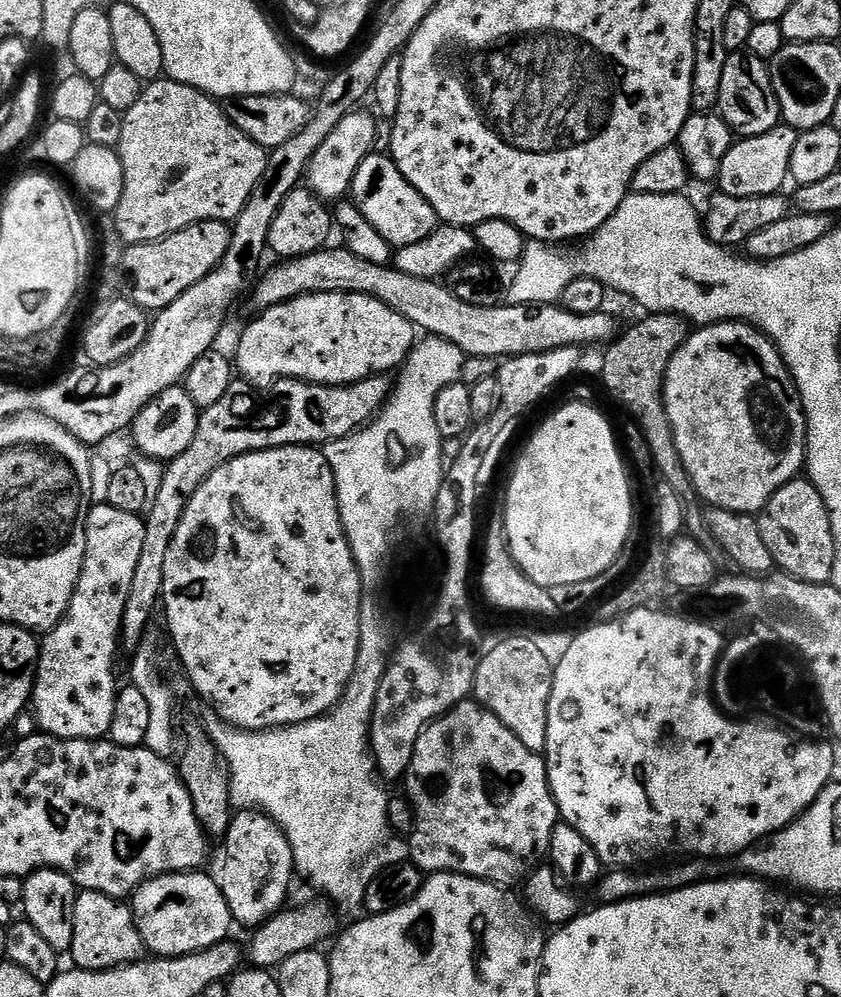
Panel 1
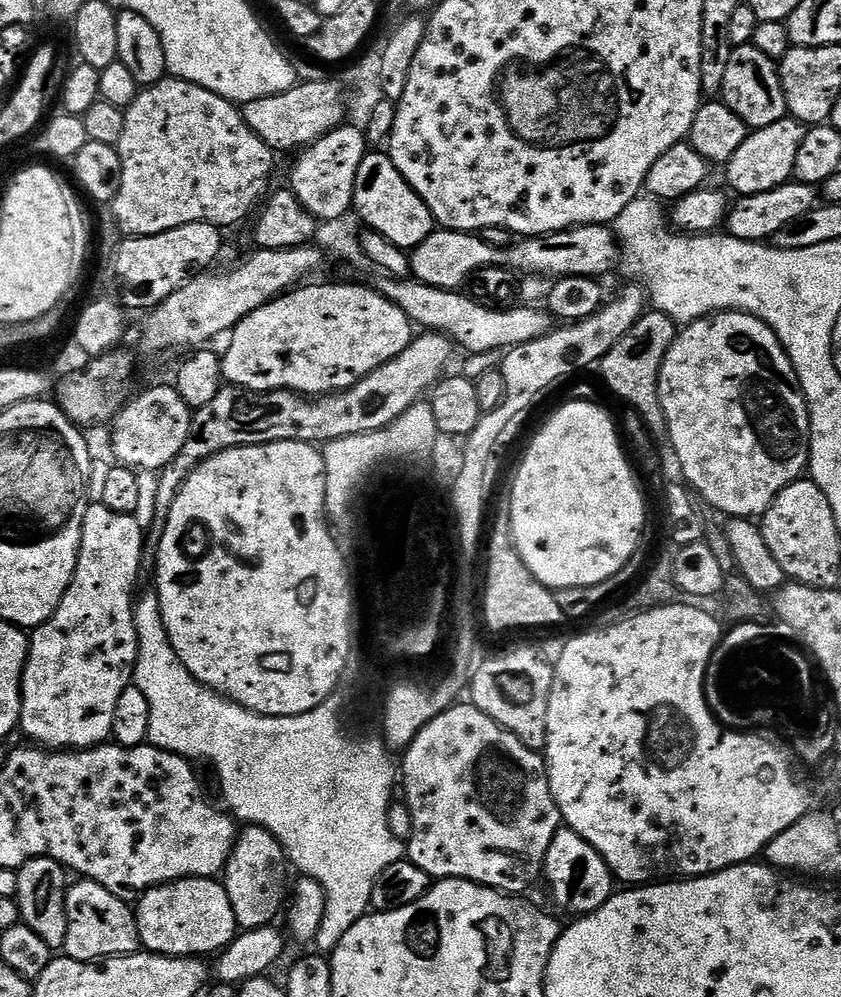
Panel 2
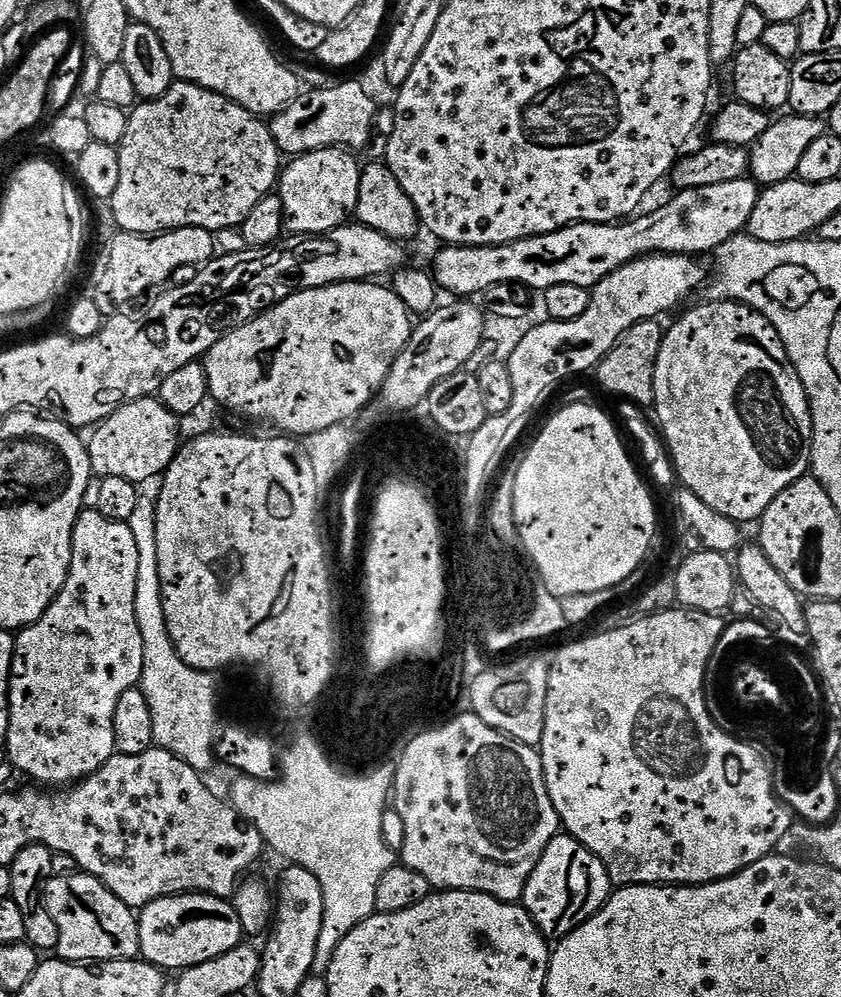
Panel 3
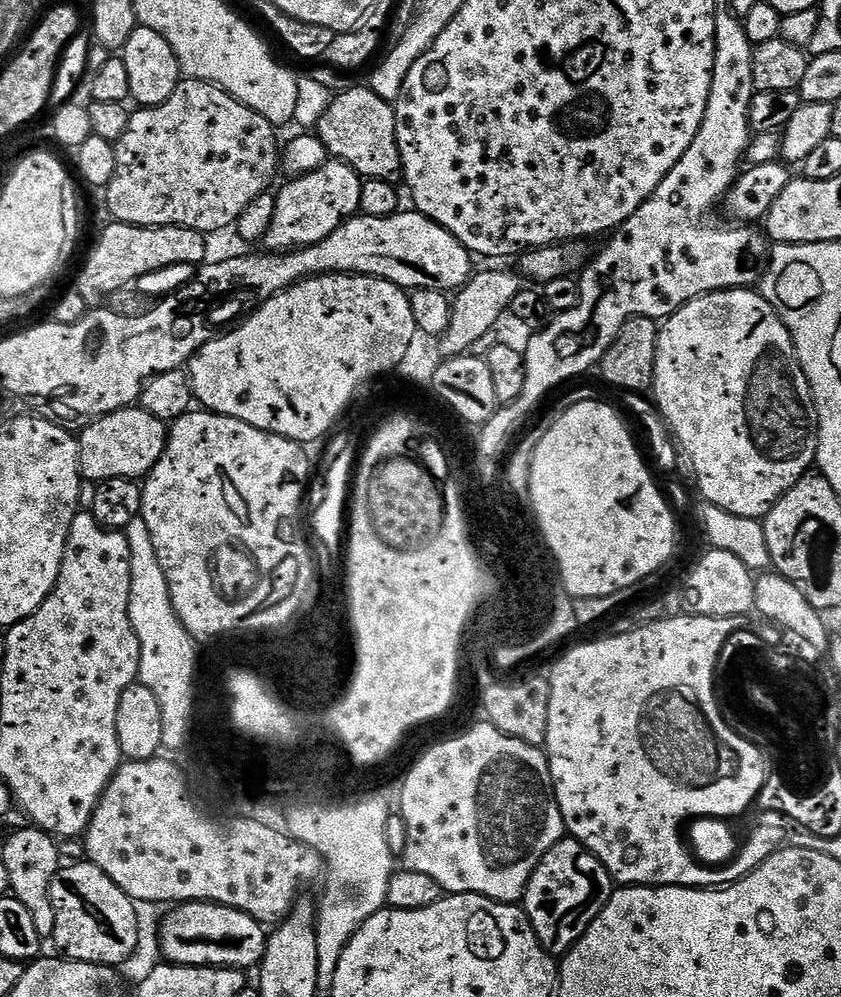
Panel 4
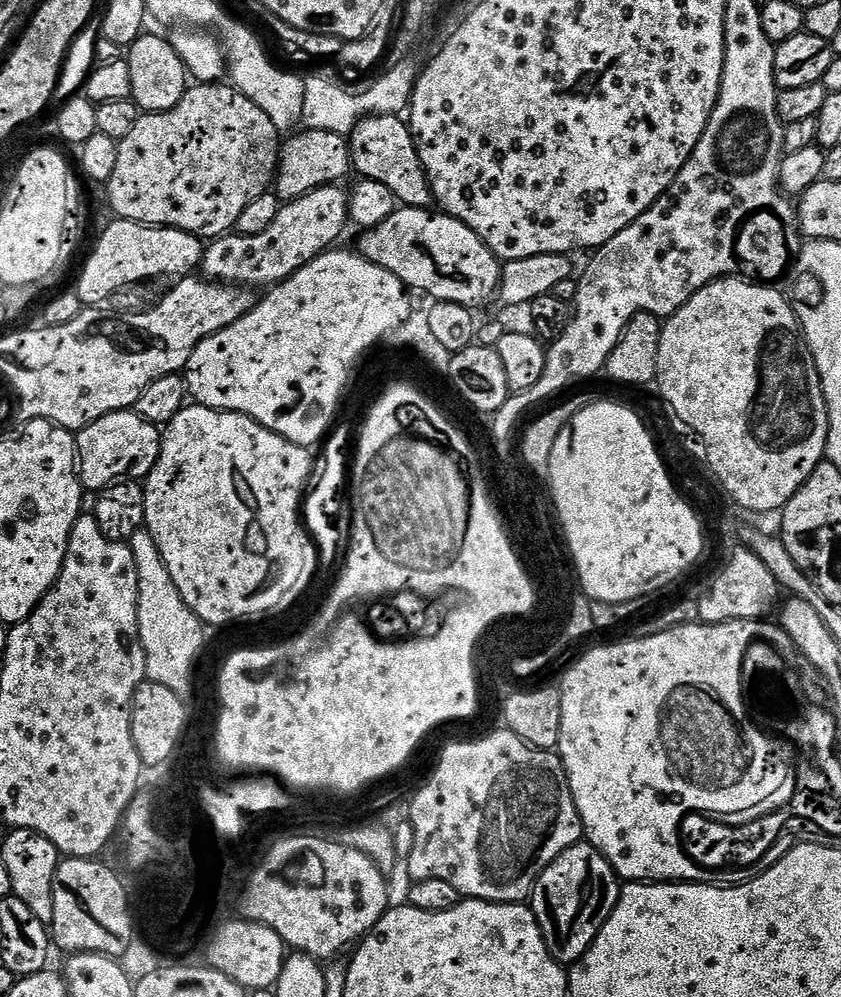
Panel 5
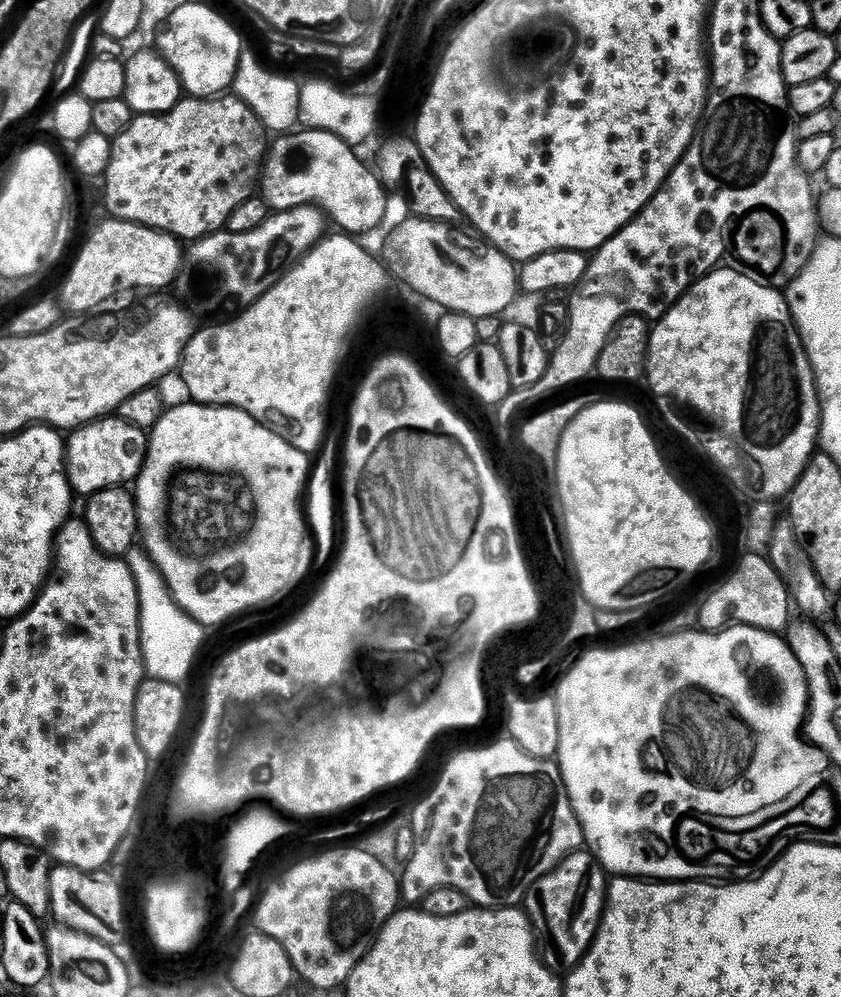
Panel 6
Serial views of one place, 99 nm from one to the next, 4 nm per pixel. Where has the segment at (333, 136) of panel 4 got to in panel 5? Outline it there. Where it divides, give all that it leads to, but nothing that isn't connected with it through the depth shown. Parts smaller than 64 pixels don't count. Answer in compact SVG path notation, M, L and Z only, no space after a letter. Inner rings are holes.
M369 116L354 127L350 136L351 167L365 180L381 182L403 207L431 205L431 188L417 156L409 125L399 116Z

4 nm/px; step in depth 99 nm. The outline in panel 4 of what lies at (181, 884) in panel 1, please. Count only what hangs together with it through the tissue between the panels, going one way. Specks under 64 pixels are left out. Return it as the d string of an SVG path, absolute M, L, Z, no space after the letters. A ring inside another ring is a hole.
M184 902L172 910L160 924L160 948L167 963L185 964L188 968L249 970L263 960L266 928L249 912L207 902Z

